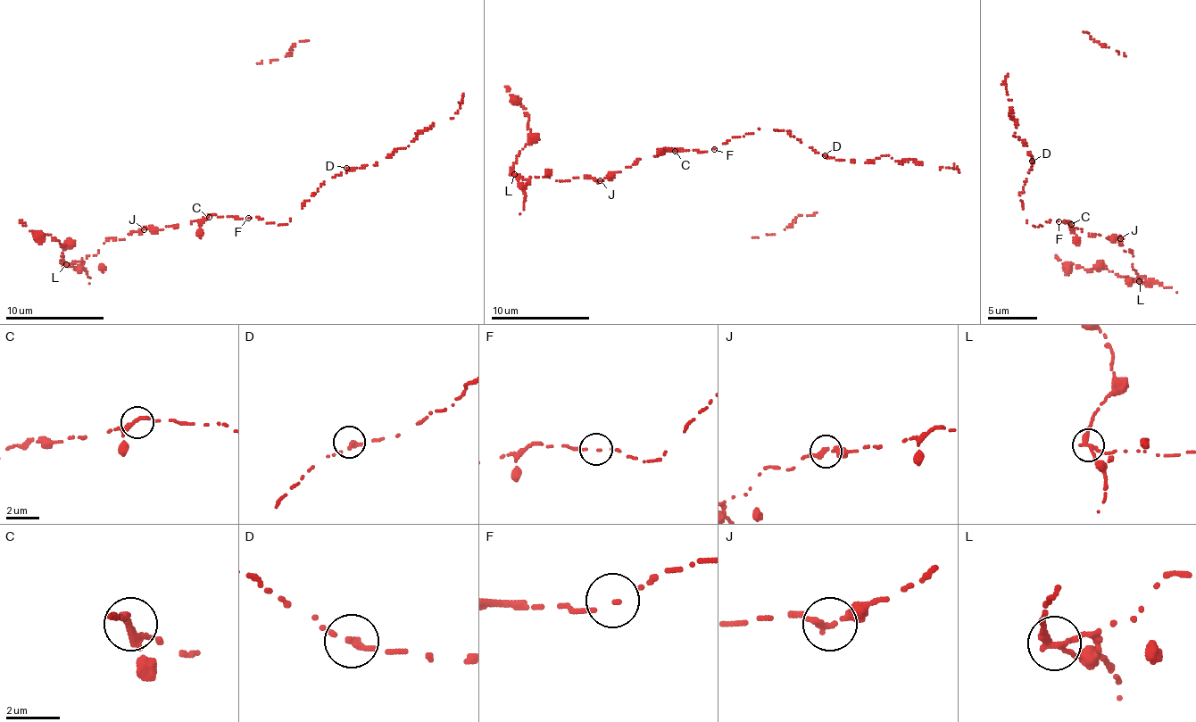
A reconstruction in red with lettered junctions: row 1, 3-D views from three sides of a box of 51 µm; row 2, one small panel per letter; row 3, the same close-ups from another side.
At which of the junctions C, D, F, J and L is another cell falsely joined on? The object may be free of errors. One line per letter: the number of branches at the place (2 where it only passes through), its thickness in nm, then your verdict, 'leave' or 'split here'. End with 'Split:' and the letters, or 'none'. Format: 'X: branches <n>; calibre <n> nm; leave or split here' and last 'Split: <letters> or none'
C: branches 3; calibre 240 nm; leave
D: branches 2; calibre 240 nm; leave
F: branches 1; calibre 110 nm; leave
J: branches 2; calibre 240 nm; leave
L: branches 3; calibre 240 nm; split here
Split: L

